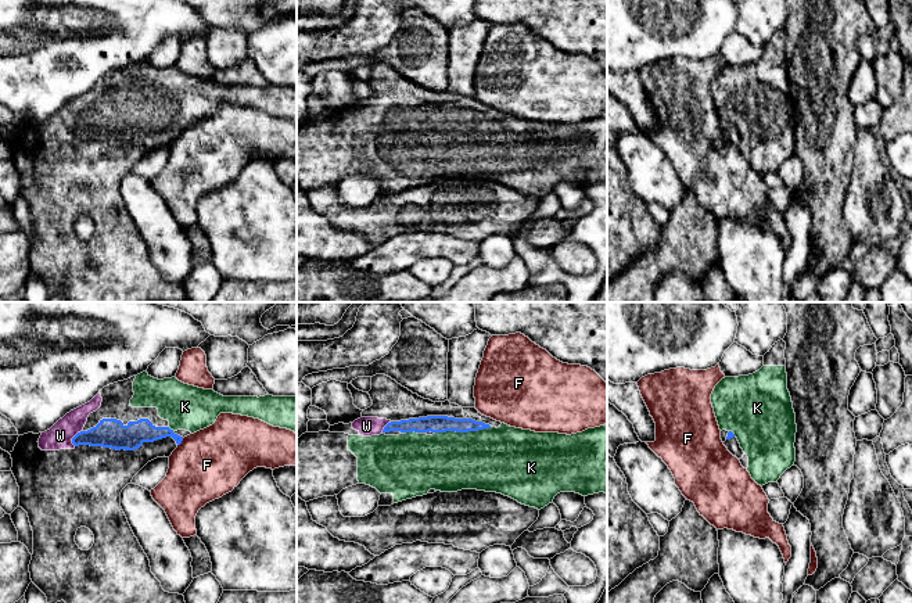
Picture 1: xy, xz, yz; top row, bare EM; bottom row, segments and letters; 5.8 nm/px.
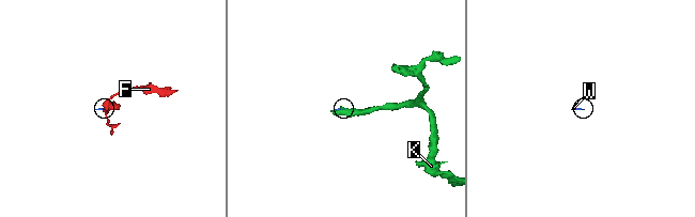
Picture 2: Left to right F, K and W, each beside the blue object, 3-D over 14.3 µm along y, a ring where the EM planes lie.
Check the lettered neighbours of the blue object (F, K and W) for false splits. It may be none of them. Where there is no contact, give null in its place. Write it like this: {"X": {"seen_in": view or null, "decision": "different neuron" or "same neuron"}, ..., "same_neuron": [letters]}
{"F": {"seen_in": "xy", "decision": "different neuron"}, "K": {"seen_in": "xz", "decision": "same neuron"}, "W": {"seen_in": "xy", "decision": "same neuron"}, "same_neuron": ["K", "W"]}

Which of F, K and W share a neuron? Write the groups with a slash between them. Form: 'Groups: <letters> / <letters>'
Groups: F / K W

